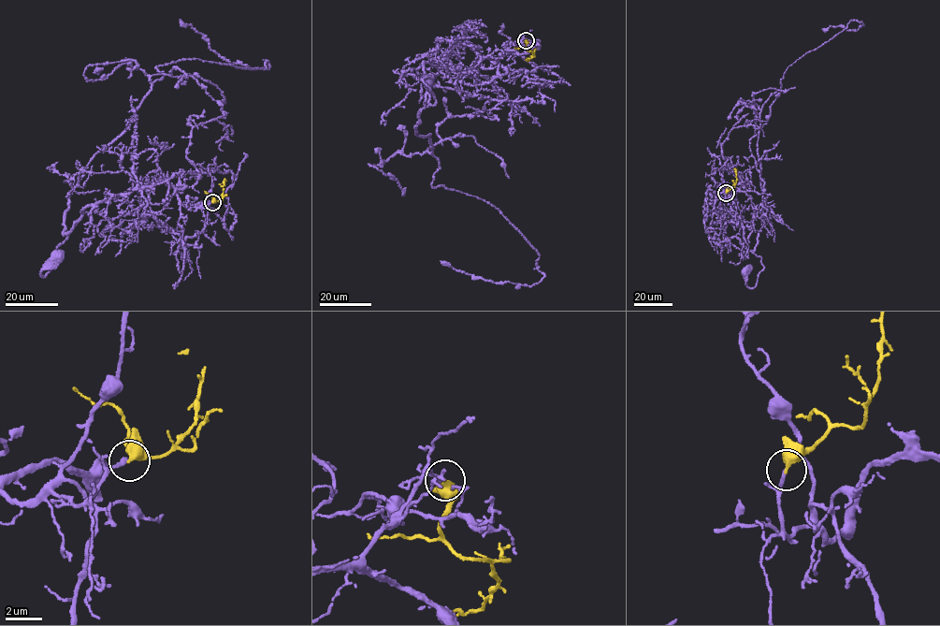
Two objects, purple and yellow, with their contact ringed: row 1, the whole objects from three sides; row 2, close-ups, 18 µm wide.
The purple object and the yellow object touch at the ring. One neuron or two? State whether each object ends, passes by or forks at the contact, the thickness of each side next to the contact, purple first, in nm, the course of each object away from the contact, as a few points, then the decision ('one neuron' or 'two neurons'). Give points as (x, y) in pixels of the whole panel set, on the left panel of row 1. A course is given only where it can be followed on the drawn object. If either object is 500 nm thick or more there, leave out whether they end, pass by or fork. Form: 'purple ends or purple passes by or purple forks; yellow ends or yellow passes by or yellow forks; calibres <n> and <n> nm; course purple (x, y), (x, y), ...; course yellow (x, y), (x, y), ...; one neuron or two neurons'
calibres 200 and 550 nm; course purple (212, 202), (187, 207), (165, 180), (142, 182), (80, 211), (56, 249), (57, 263), (42, 276), (57, 254); course yellow (213, 202), (212, 199), (217, 201), (221, 197), (224, 179); one neuron

